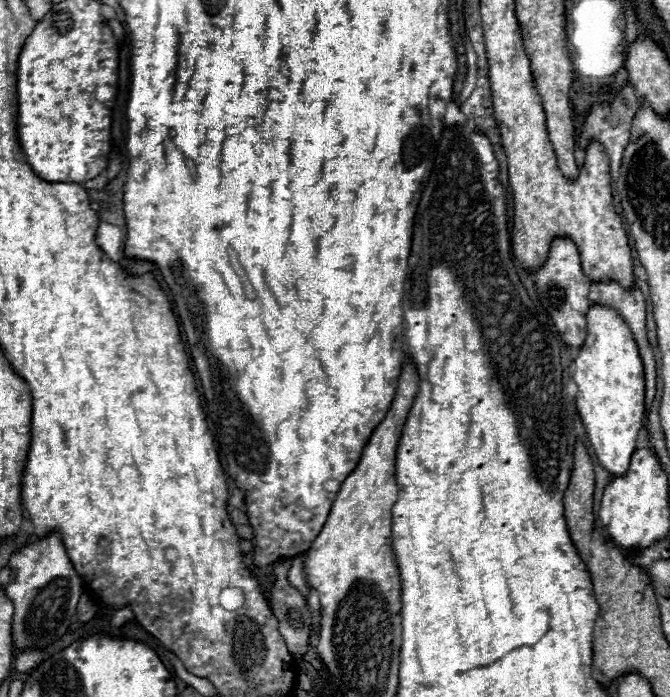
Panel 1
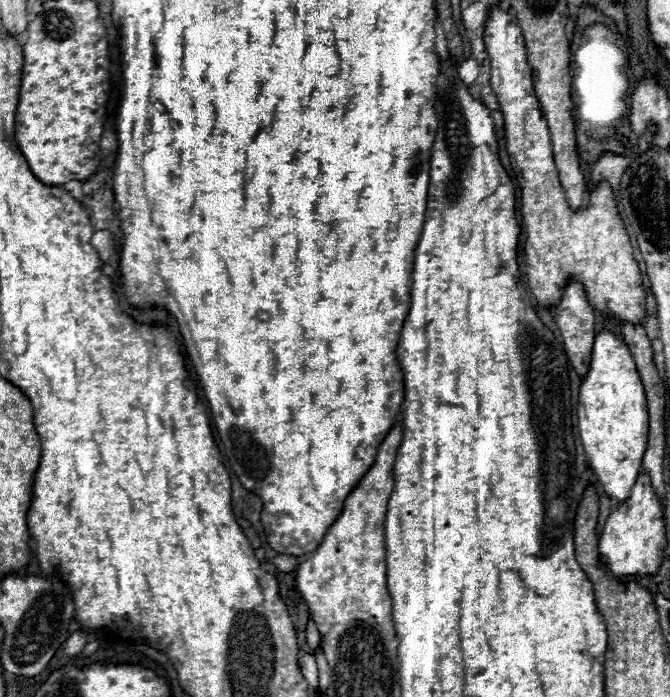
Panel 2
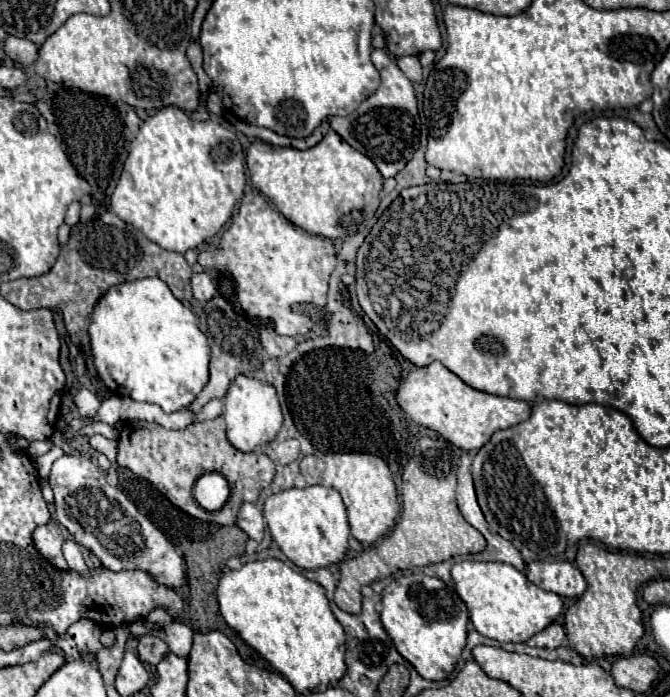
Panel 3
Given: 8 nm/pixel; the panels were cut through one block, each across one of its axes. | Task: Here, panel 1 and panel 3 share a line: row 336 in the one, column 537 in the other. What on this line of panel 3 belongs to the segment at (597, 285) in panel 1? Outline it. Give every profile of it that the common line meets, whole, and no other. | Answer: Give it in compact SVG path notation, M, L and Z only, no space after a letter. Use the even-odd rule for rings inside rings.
M554 622L548 628L544 628L542 632L538 632L536 636L532 636L526 644L538 646L538 648L560 648L564 644L564 638L566 638L564 628L558 622Z

